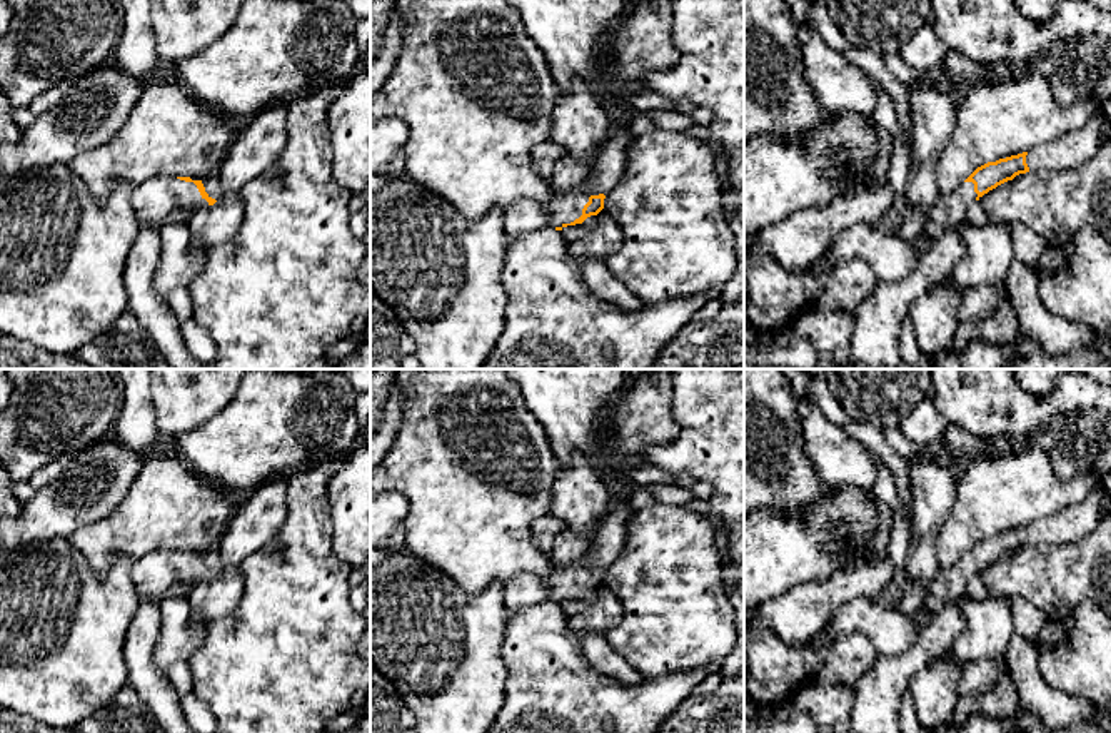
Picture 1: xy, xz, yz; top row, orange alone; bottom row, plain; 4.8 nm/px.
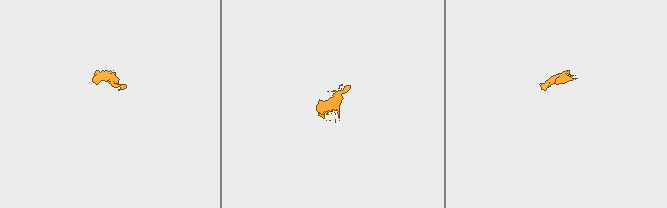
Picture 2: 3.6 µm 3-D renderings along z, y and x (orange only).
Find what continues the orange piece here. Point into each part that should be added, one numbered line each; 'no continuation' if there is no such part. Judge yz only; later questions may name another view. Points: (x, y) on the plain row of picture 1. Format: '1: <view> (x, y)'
1: yz (1070, 525)
2: yz (950, 583)

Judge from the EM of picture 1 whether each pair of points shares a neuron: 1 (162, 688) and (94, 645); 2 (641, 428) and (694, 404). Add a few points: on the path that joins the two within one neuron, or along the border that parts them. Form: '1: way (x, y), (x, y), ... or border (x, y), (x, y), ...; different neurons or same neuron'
1: border (127, 626), (124, 662), (129, 682); different neurons
2: border (673, 386), (671, 416), (678, 436), (649, 448); different neurons

